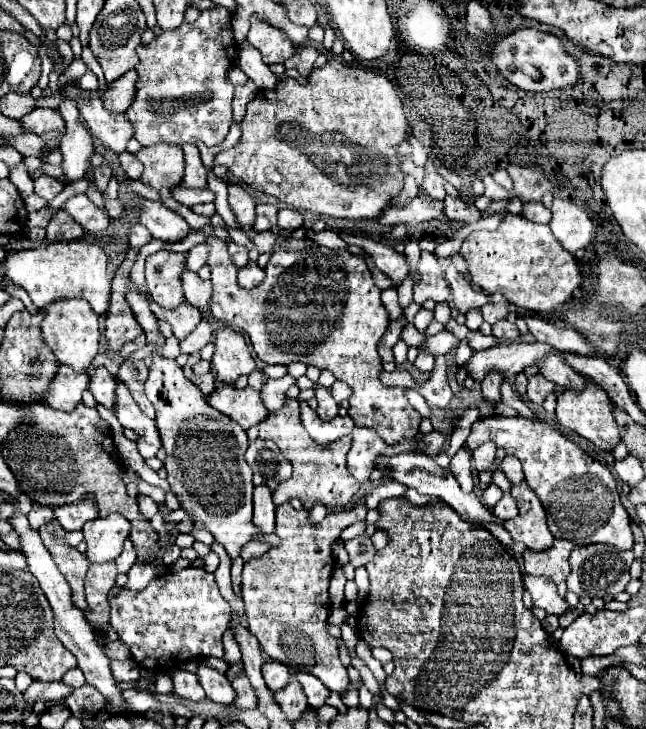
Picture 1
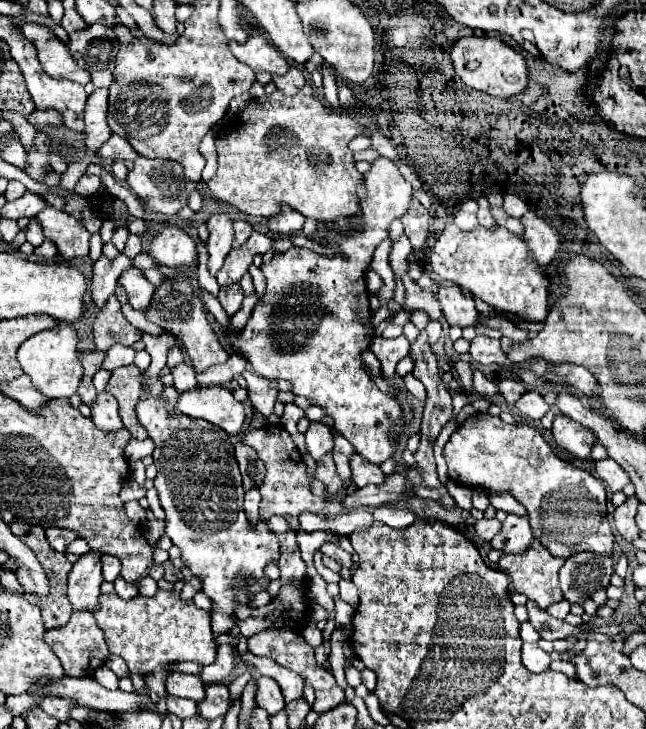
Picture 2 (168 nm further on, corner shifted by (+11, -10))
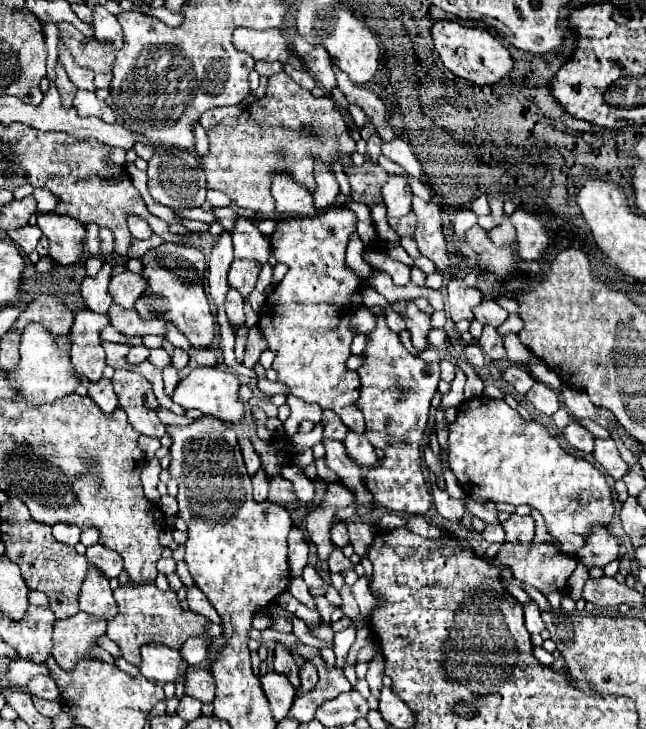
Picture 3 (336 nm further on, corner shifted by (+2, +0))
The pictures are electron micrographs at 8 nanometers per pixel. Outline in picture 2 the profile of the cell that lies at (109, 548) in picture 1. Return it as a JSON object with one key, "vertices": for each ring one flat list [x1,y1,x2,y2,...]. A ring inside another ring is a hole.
{"vertices":[[89,550,87,554,81,554,79,560,73,564,69,572,69,602,77,610,95,610,99,586,103,582,101,574,101,552]]}

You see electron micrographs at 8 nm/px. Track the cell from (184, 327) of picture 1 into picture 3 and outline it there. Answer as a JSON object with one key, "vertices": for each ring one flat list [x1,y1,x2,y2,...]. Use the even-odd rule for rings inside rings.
{"vertices":[[160,408,158,418,160,418,166,426,188,426,188,424,192,424,186,416,176,416,174,412,170,412,170,410,166,410,166,408]]}

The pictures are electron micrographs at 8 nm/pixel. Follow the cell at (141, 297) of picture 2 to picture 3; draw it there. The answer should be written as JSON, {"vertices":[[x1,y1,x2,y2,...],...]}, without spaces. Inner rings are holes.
{"vertices":[[128,270,112,276,108,286,108,294,112,296,114,304,122,308,132,308,144,290,146,290,146,280,140,274,134,274]]}

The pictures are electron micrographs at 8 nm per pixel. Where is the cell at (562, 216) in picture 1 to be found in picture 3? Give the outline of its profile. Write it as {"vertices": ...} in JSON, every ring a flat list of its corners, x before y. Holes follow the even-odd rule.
{"vertices":[[516,210,510,216,512,226,516,228,516,252,522,260,538,260,548,246,548,234,538,216]]}

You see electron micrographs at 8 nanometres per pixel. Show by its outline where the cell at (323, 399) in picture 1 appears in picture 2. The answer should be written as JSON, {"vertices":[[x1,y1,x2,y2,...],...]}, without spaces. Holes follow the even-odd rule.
{"vertices":[[311,422,309,424,309,430,305,432,305,442,307,442,307,450,313,456,313,460,321,460,323,454,333,450,331,430,323,422]]}

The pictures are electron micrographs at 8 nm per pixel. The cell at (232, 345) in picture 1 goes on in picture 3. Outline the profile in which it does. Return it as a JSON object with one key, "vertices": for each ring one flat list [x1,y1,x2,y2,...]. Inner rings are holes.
{"vertices":[[164,242,162,246,142,254,140,262,142,262,140,276,148,282,148,288,136,300,134,310,144,320,158,316,172,322,196,348,210,346,216,338,216,318,204,294,204,282,202,282,206,270,204,254,194,246,178,246,172,242]]}

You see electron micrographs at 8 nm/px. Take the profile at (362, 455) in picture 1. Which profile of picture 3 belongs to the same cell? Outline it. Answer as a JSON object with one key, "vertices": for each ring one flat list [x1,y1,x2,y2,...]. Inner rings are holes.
{"vertices":[[330,410,322,412,322,426,324,426,324,436,334,438,334,440,342,440,346,436,346,432,348,432,348,428,338,418,338,414,330,412]]}

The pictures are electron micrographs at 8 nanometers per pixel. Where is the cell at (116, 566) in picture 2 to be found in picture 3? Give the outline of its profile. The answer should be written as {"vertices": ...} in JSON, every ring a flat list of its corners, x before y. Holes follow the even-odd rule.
{"vertices":[[100,544,86,548,84,556,86,556,86,560,88,560,90,566,96,566,108,578,116,578,124,570,122,558,118,556,118,552,110,550,110,548,104,548]]}

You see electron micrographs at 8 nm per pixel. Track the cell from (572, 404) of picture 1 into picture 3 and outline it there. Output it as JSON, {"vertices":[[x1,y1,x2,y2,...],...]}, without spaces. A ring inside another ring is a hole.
{"vertices":[[572,420,562,434,572,448,576,448,584,454,590,454,594,450,594,436,586,428,582,428,576,420]]}

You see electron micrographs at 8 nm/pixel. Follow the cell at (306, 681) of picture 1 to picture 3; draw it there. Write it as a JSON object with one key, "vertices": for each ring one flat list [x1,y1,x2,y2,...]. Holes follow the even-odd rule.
{"vertices":[[276,644,276,650,274,650,274,672,288,676,288,680,292,682,292,686,298,688,298,684,300,684,298,664,296,664,294,656,282,644]]}

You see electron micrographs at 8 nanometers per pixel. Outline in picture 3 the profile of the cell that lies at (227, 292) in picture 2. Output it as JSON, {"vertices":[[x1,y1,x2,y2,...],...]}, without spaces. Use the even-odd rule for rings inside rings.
{"vertices":[[234,288,228,292,224,308,226,308,228,322,230,322,232,328,240,328,246,322,246,316,244,316,244,298]]}

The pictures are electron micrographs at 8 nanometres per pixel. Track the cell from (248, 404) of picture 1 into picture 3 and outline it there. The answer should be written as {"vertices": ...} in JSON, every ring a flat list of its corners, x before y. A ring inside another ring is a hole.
{"vertices":[[196,368,178,382,178,386,172,394,172,400,184,408,196,408,222,422,236,424,244,418,244,412,246,412,246,406,238,400,238,388,240,388,240,382,238,382,236,374,232,374,232,372,224,372,218,368]]}

